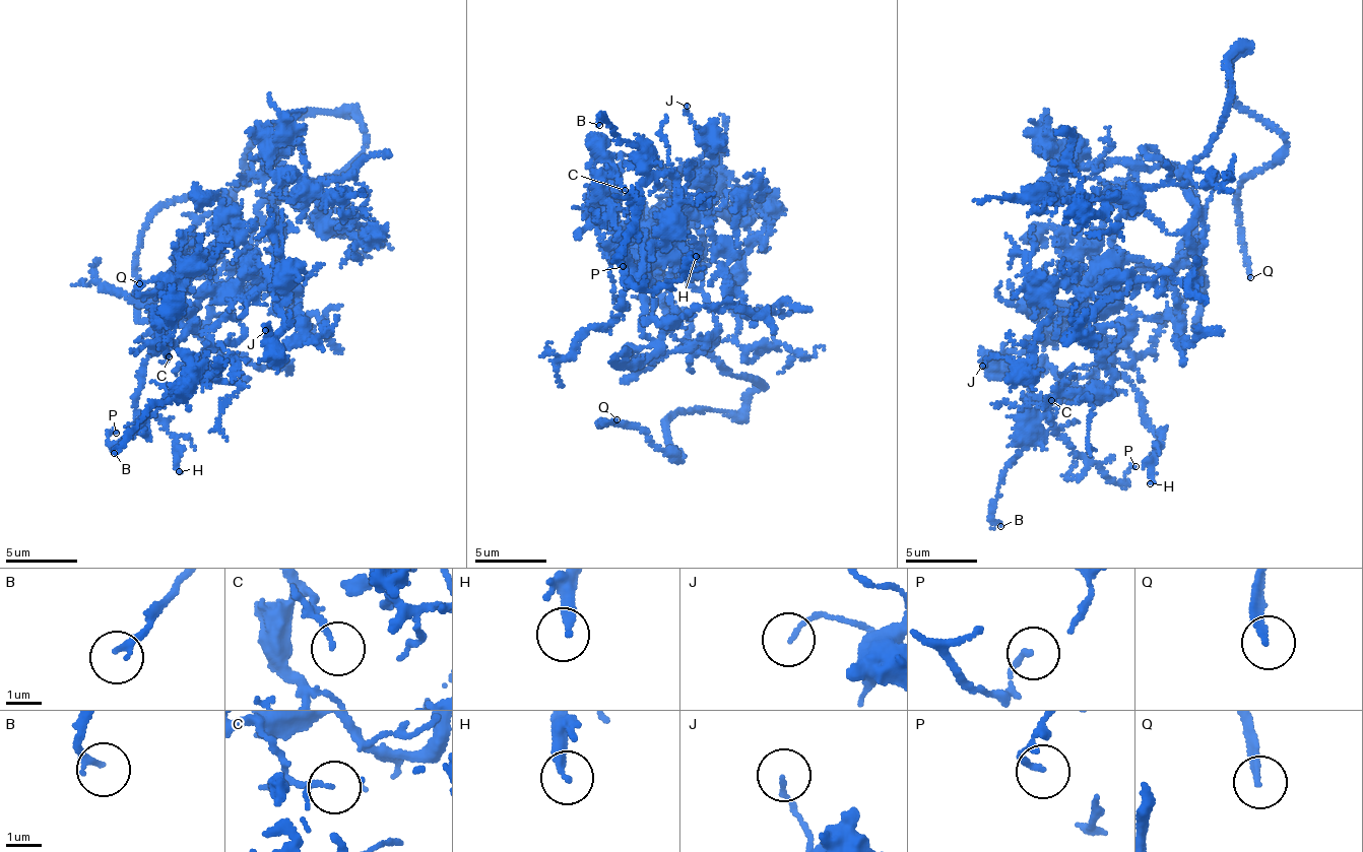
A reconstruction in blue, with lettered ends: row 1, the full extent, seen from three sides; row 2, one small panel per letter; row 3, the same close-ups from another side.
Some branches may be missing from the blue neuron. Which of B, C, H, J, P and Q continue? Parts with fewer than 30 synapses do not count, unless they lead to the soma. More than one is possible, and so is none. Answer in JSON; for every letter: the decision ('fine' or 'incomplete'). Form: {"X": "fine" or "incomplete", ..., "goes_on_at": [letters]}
{"B": "fine", "C": "fine", "H": "fine", "J": "fine", "P": "fine", "Q": "incomplete", "goes_on_at": ["Q"]}

